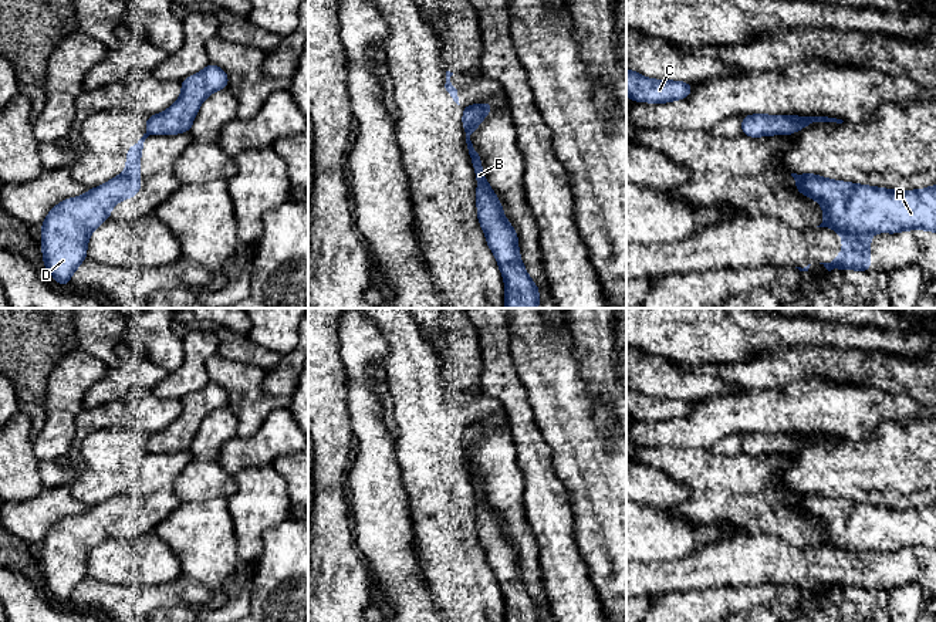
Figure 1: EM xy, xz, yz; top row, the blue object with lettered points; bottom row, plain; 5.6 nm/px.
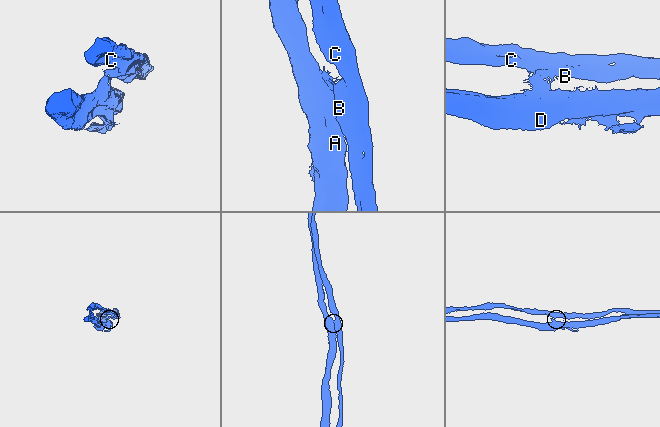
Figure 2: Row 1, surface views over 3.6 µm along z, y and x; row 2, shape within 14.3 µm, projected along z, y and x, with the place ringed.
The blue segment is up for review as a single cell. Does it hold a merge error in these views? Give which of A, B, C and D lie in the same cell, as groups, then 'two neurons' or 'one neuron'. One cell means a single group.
A D / B C | two neurons

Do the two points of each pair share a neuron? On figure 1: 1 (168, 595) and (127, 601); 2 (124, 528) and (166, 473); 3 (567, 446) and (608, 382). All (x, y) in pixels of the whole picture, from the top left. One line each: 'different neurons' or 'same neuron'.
1: same neuron
2: same neuron
3: different neurons

